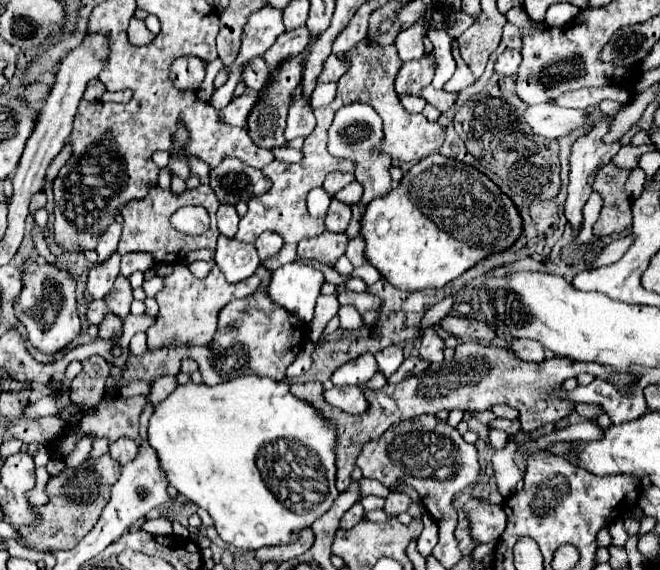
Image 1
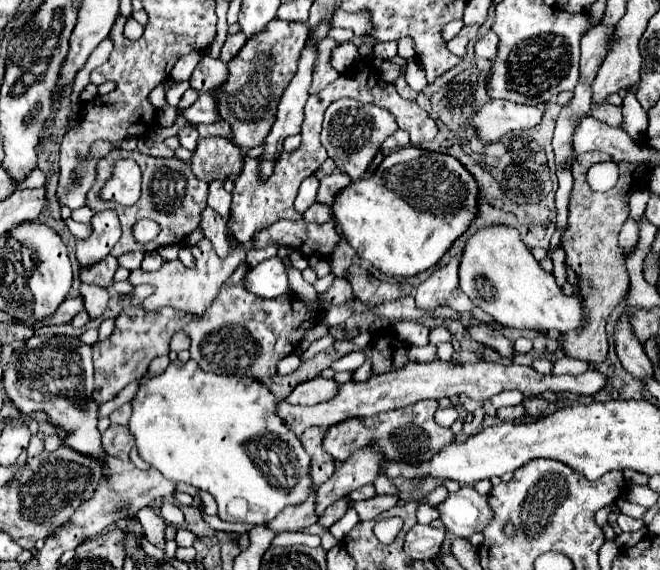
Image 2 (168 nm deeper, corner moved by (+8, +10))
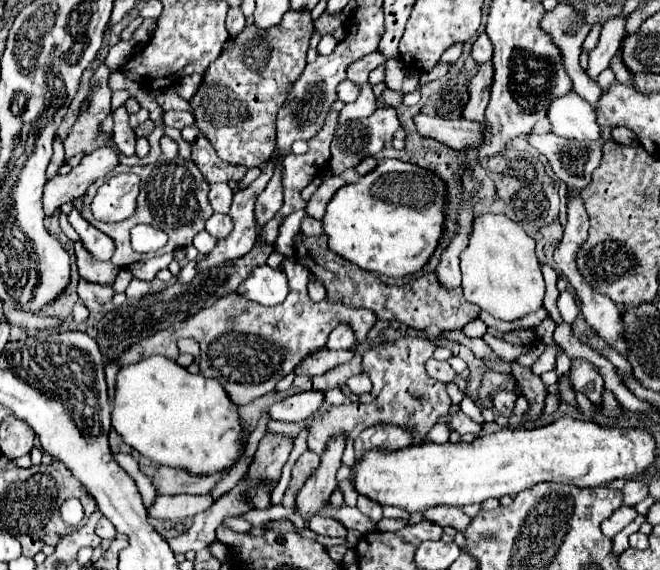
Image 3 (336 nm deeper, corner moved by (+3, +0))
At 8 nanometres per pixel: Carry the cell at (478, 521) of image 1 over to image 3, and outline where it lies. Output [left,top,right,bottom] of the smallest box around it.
[424,507,470,533]

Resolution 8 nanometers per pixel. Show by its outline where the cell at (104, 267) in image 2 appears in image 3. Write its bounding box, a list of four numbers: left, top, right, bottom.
[74,241,118,285]

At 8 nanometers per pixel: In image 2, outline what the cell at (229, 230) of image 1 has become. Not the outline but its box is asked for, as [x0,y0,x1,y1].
[209,181,231,219]

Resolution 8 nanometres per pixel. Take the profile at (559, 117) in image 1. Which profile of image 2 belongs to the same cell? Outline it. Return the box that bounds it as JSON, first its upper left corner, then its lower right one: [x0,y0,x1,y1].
[471,99,545,143]

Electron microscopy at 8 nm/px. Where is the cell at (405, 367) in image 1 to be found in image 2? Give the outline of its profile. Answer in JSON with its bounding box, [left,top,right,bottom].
[407,345,435,363]

